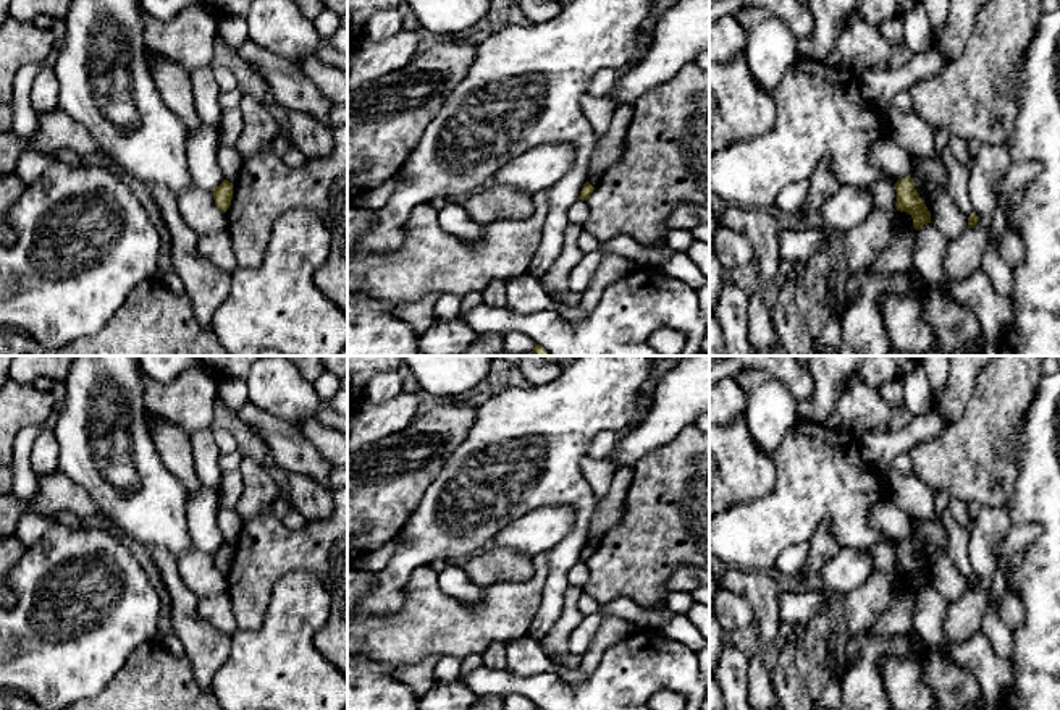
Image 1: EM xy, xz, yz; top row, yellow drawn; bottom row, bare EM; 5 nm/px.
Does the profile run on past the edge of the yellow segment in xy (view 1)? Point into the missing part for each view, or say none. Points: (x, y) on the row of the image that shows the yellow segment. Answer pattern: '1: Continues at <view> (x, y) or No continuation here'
1: No continuation here

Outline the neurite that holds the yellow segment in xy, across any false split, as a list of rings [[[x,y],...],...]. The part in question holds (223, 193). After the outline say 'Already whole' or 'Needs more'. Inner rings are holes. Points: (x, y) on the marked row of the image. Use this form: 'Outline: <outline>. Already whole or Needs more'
Outline: [[[223,180],[221,184],[213,188],[212,191],[213,191],[215,205],[220,210],[226,212],[233,199],[233,183],[229,183],[228,180]]]. Already whole

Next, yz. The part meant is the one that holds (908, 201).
Outline: [[[908,175],[895,183],[897,202],[900,212],[906,212],[913,218],[915,230],[931,223],[931,212],[924,201],[916,194],[913,178]]]. Already whole

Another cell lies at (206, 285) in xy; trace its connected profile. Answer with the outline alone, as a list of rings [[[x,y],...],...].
[[[157,184],[145,188],[170,230],[173,270],[183,280],[199,323],[212,327],[217,307],[229,293],[231,275],[197,251],[199,236],[183,220],[176,196]]]

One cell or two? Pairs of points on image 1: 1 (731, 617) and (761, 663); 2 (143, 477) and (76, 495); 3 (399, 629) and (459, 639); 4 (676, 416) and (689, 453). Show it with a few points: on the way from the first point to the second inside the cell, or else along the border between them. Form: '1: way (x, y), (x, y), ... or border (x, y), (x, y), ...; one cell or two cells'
1: border (731, 592), (747, 604), (755, 623); two cells
2: border (58, 471), (75, 481), (104, 515); two cells
3: way (414, 629), (445, 629); one cell
4: border (692, 424), (685, 426), (650, 455); two cells

